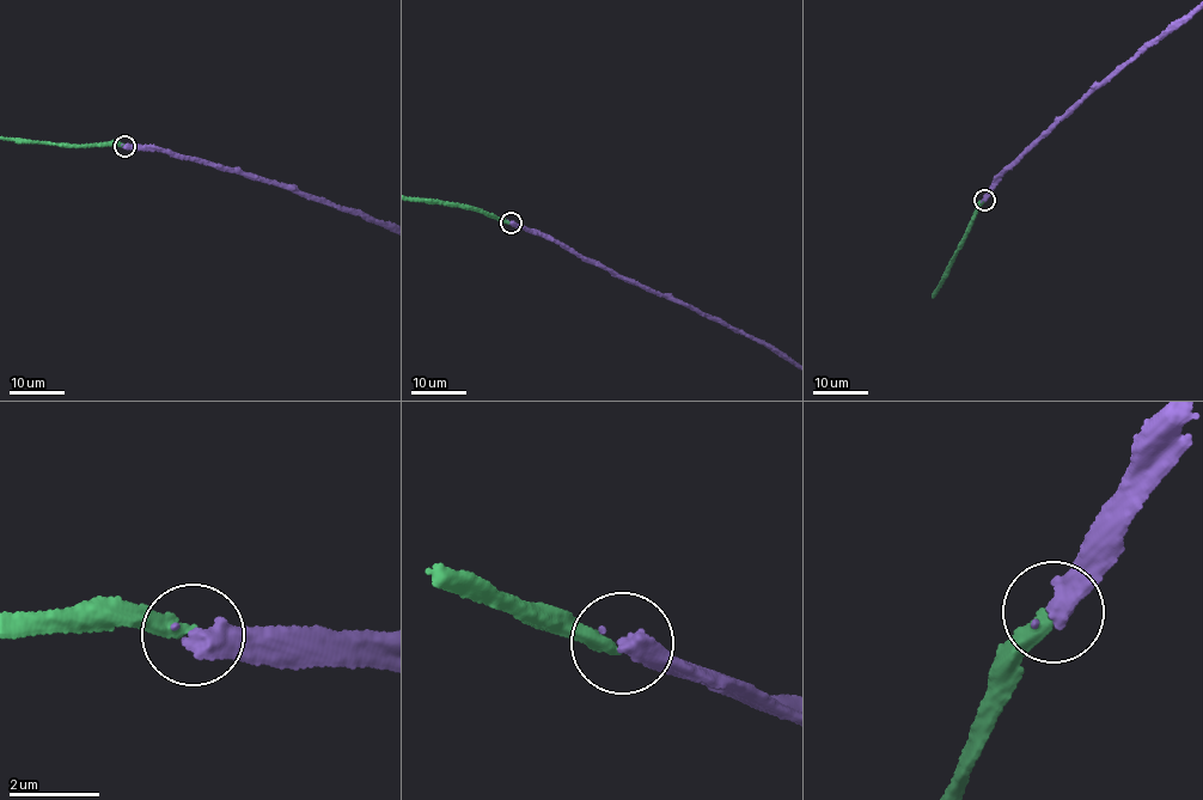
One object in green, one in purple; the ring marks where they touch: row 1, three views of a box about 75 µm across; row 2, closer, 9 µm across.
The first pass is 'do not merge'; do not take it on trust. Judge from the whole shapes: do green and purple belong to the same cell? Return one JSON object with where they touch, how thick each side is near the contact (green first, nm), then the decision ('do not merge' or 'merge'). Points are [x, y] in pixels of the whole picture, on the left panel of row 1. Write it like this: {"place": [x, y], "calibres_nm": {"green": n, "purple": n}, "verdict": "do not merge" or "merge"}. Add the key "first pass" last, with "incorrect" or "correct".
{"place": [124, 146], "calibres_nm": {"green": 280, "purple": 500}, "verdict": "do not merge", "first pass": "correct"}

